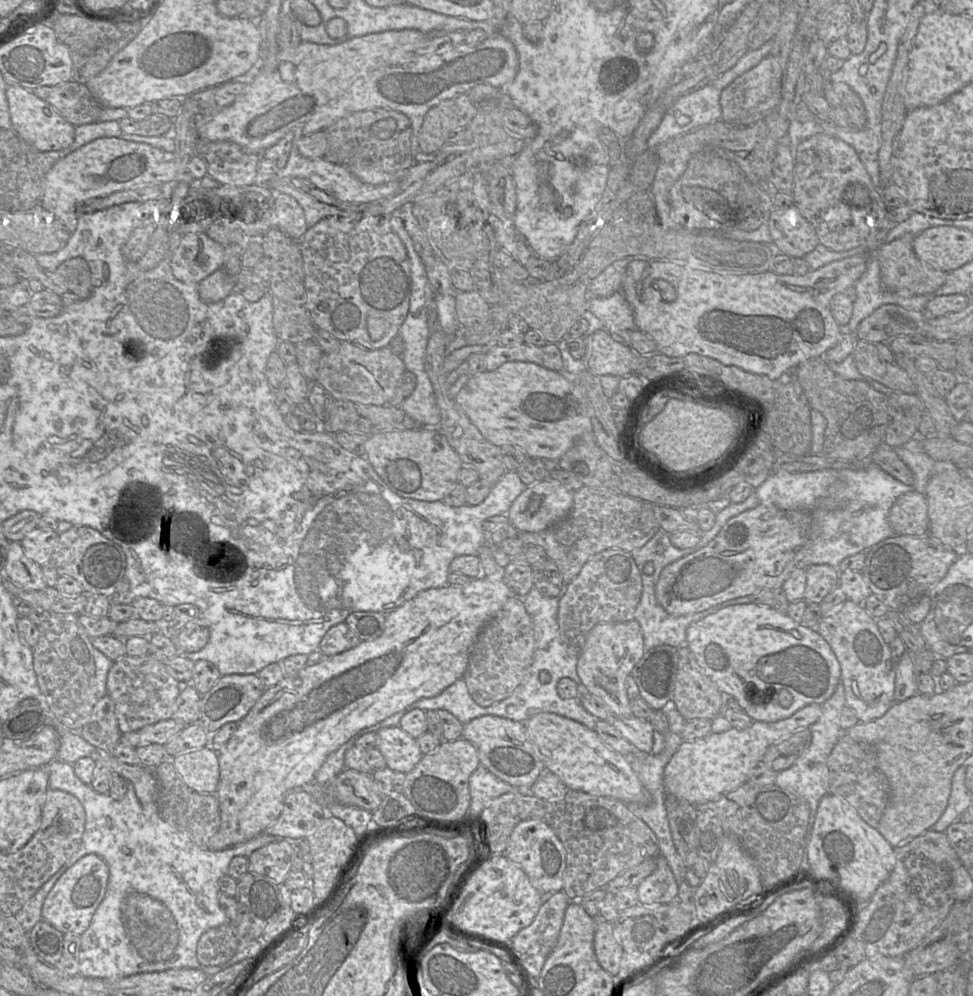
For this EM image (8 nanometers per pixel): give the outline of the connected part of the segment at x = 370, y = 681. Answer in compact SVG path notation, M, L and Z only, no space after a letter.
M484 577L473 578L464 586L446 585L444 587L426 589L416 594L400 607L388 612L385 630L379 638L361 642L355 648L332 657L324 658L315 665L307 665L296 675L284 677L277 685L266 688L255 705L238 723L236 731L226 745L218 752L220 776L215 795L219 801L220 825L217 832L207 841L207 849L222 851L264 833L265 829L280 816L285 796L290 791L315 781L316 773L325 760L340 746L357 738L361 730L374 726L391 715L405 710L420 699L439 695L455 681L461 679L467 669L471 648L480 632L498 614L506 601L513 596L514 594L511 589L502 580L488 580Z

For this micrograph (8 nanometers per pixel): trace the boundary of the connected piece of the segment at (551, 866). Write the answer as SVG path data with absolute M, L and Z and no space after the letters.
M530 819L517 824L509 837L504 855L526 873L531 884L541 894L562 891L566 851L554 831L544 821Z

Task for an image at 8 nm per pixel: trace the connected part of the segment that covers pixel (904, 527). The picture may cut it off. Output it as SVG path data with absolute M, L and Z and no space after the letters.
M913 490L900 496L889 511L888 521L896 535L927 536L929 517L925 494Z

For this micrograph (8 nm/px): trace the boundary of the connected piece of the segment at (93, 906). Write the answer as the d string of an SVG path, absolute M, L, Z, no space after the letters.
M97 854L85 855L61 875L48 893L42 906L42 919L63 934L81 936L105 896L108 879L107 863Z

